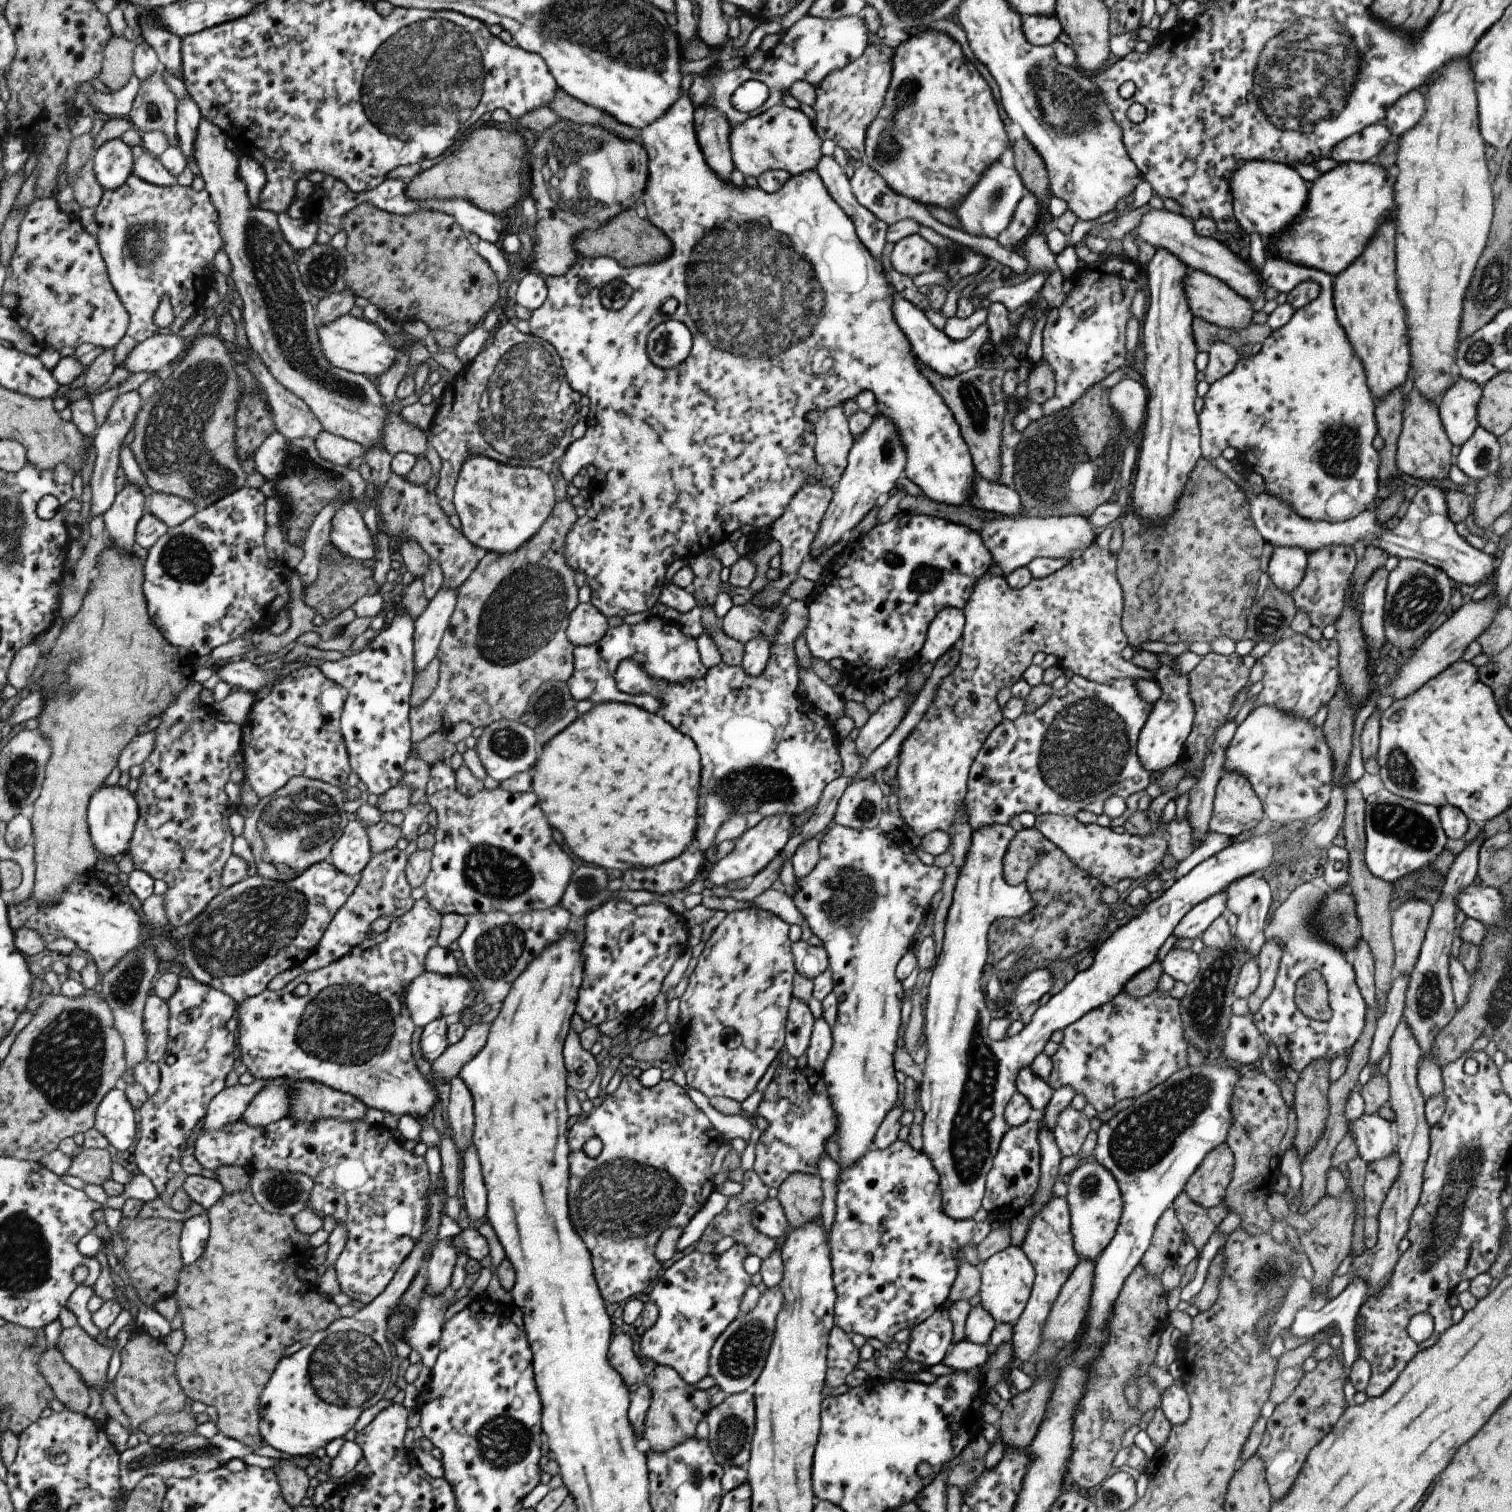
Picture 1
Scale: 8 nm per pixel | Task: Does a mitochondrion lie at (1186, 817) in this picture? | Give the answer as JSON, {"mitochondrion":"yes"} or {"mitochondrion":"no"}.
{"mitochondrion":"no"}

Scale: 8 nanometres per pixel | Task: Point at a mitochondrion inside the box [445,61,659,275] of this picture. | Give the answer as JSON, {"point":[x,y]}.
{"point":[575,174]}

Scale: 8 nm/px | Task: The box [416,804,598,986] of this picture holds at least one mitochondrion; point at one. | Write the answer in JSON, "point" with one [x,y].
{"point":[493,873]}

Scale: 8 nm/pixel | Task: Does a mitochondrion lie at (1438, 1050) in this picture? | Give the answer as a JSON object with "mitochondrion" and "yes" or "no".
{"mitochondrion":"no"}

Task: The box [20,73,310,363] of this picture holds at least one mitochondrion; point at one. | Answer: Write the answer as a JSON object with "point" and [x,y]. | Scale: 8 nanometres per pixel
{"point":[142,240]}

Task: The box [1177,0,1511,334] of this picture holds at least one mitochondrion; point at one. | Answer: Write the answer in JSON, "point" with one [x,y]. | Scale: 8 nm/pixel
{"point":[1299,73]}

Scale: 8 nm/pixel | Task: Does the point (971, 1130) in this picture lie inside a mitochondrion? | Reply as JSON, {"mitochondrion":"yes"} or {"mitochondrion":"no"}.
{"mitochondrion":"yes"}

